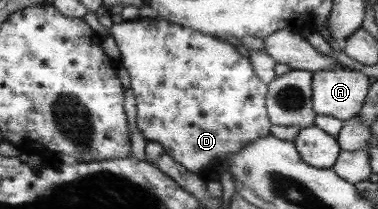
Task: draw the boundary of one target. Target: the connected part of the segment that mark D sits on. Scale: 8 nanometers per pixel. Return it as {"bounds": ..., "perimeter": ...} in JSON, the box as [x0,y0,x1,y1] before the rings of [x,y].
{"bounds":[109,17,270,175],"perimeter":[[[162,17],[136,18],[113,23],[109,30],[121,54],[121,64],[128,70],[131,88],[137,102],[137,124],[147,141],[159,142],[165,153],[188,172],[200,175],[205,170],[218,168],[221,160],[229,160],[245,146],[259,138],[270,136],[266,94],[268,86],[230,43],[224,44],[212,36],[180,24],[172,24]]]}

